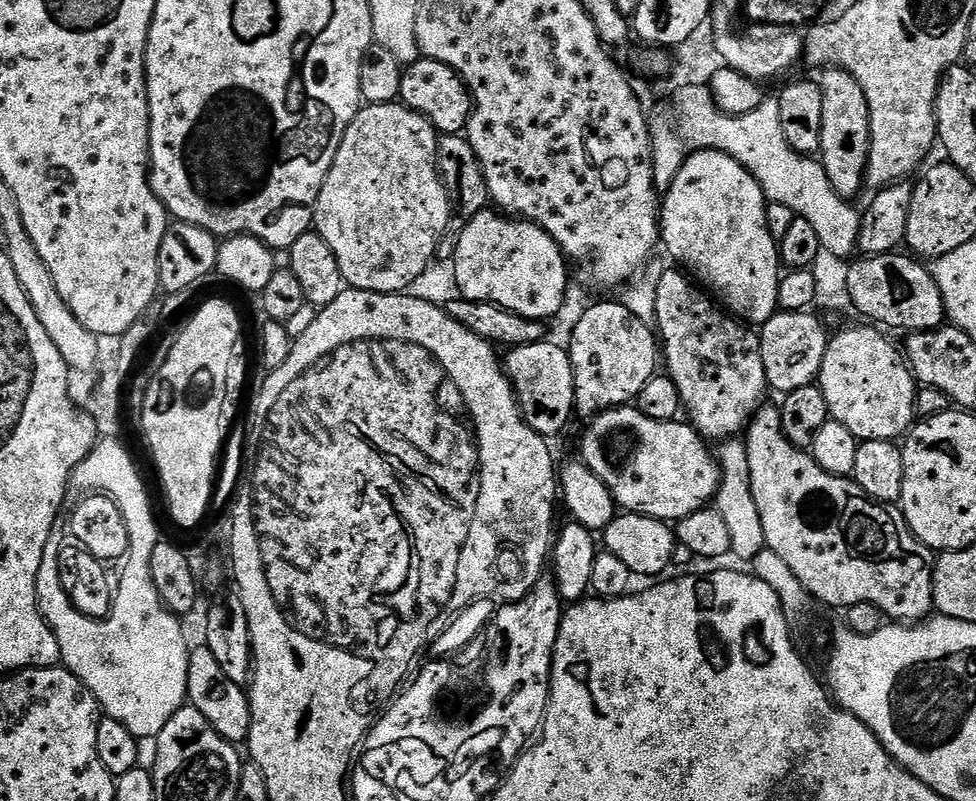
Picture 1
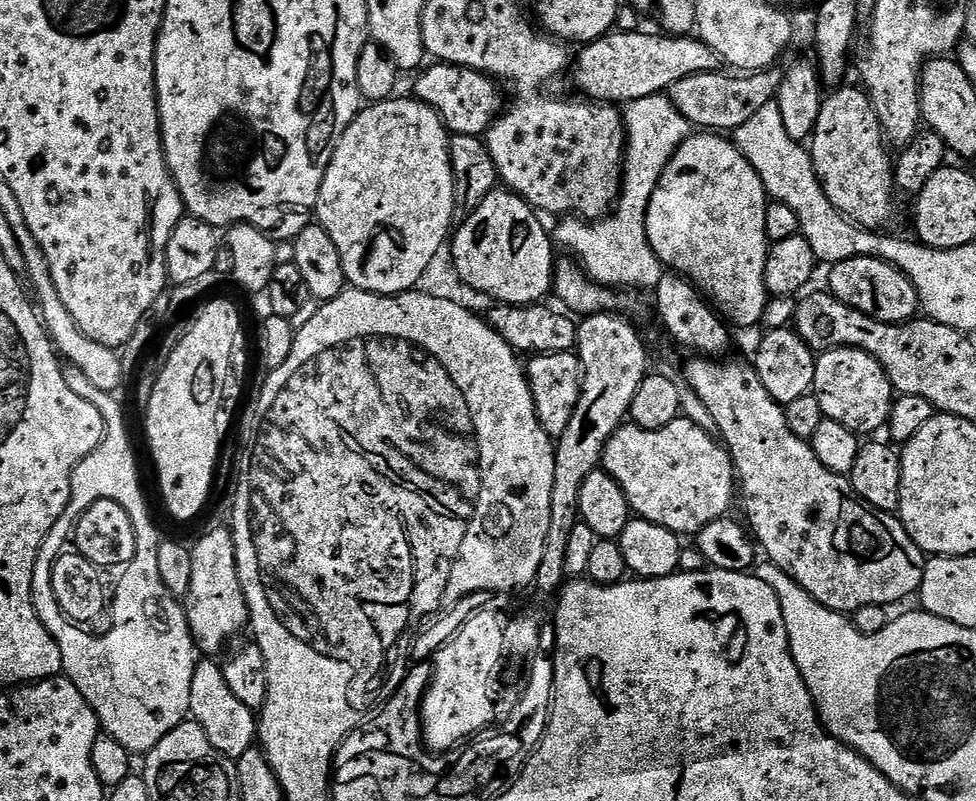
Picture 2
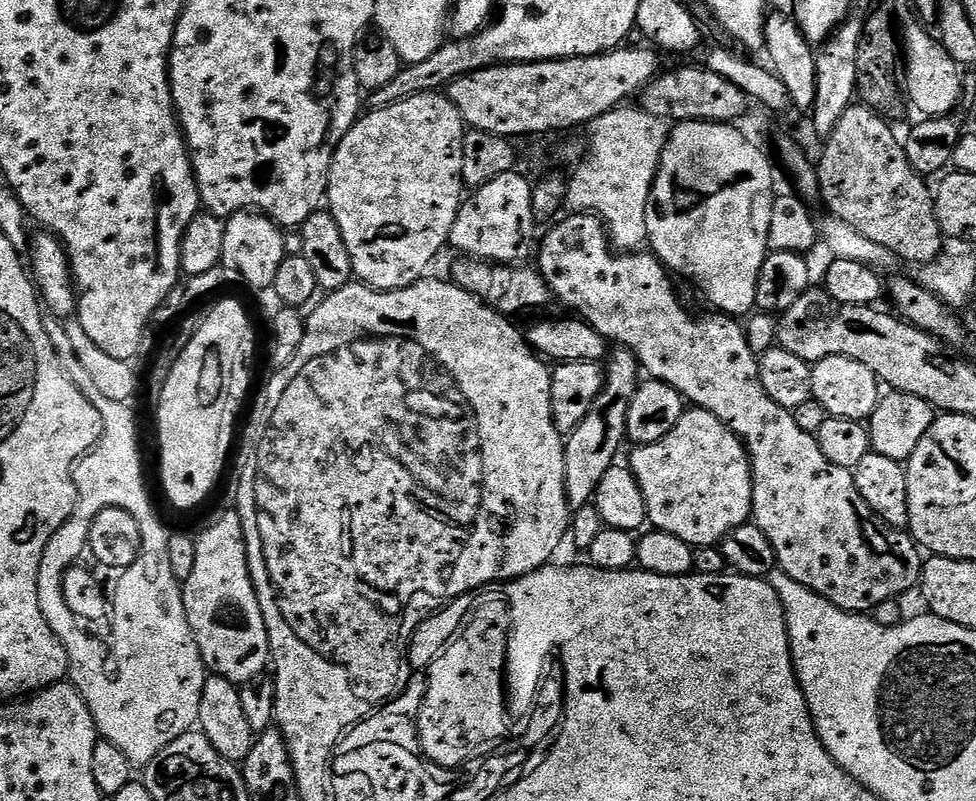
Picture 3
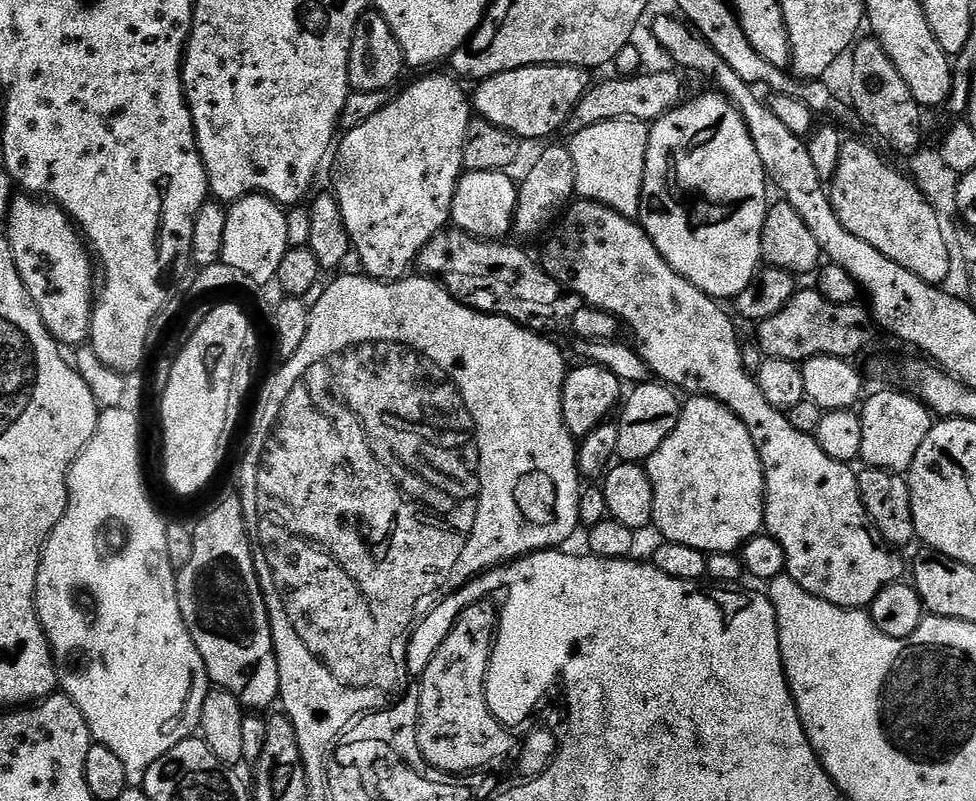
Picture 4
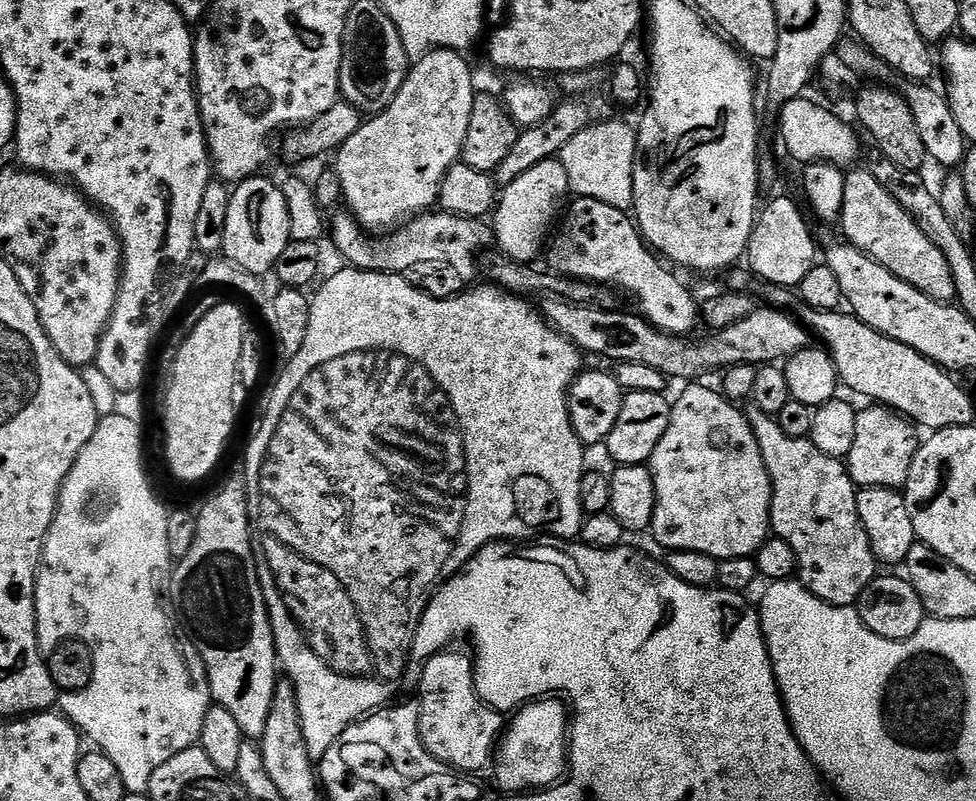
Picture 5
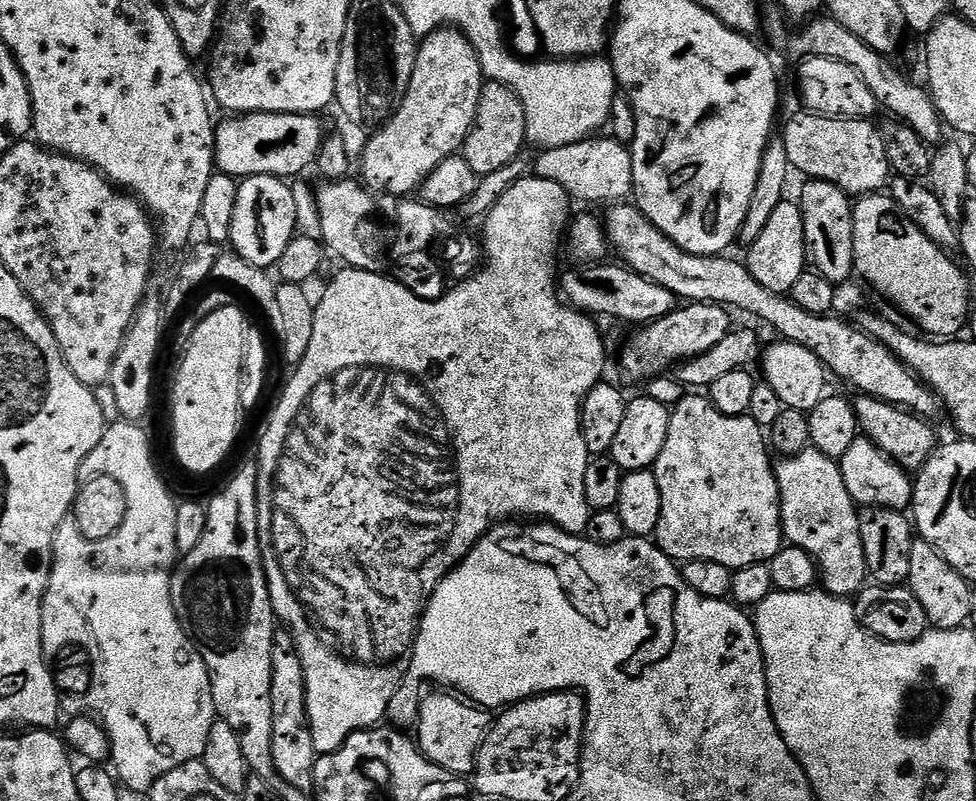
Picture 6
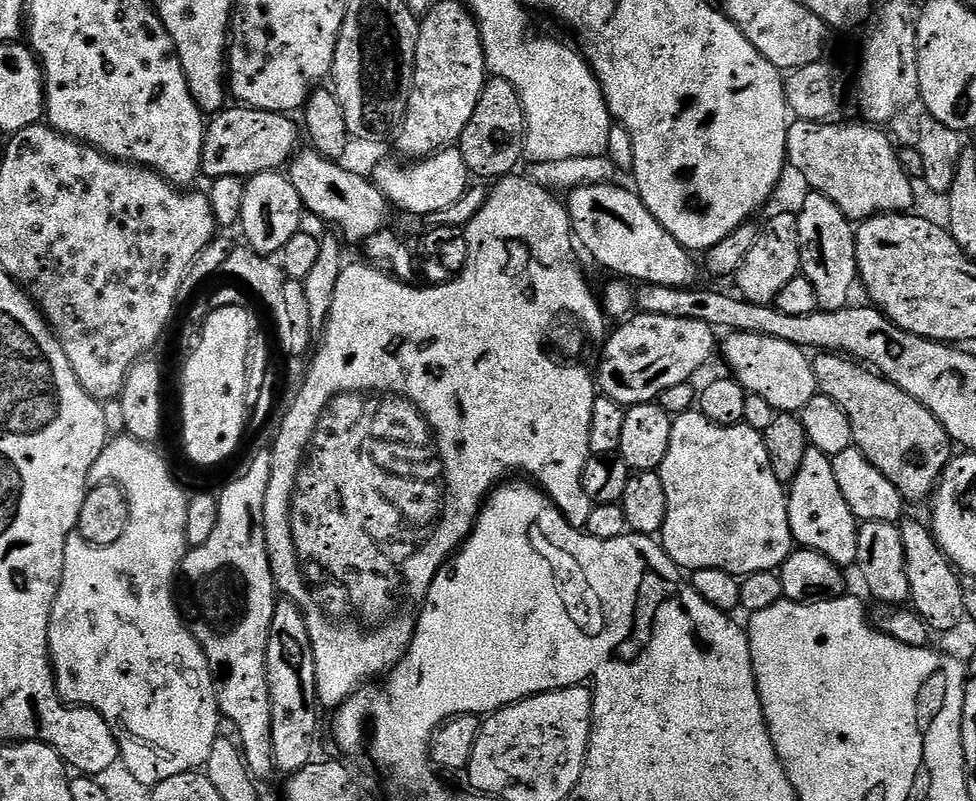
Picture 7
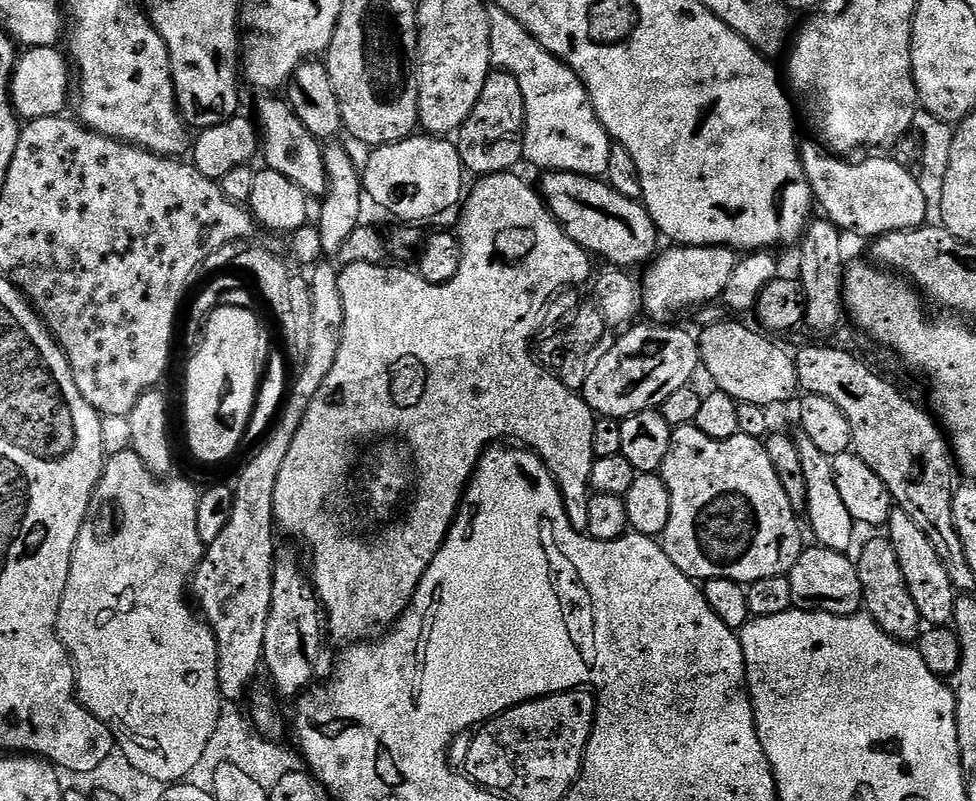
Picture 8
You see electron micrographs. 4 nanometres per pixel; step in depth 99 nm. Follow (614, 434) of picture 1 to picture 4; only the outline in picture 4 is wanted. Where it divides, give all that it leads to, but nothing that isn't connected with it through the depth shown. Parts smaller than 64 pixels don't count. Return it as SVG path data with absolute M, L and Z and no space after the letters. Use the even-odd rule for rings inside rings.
M692 396L688 400L685 399L680 410L678 426L674 426L670 438L666 438L666 442L662 442L662 446L658 446L658 450L654 450L654 454L646 461L646 467L650 482L654 486L654 514L652 515L652 524L654 528L657 528L664 535L661 537L667 543L690 546L694 550L705 554L714 552L739 553L747 540L761 535L764 528L764 467L758 458L758 450L754 446L754 438L750 438L750 430L746 430L744 423L722 402L718 402L709 396Z

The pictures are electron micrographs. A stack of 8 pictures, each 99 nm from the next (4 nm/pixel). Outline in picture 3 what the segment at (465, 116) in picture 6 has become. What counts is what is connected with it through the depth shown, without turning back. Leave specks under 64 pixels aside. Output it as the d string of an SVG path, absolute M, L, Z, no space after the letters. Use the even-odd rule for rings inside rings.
M423 92L414 98L406 98L402 102L385 108L365 111L352 125L352 129L344 135L342 142L336 147L330 166L326 208L331 212L334 222L338 222L338 230L342 230L342 242L346 242L346 250L350 250L352 271L359 283L367 284L369 288L377 288L379 292L393 292L395 288L405 288L415 284L427 273L424 271L431 266L432 259L446 248L450 230L454 226L454 218L458 218L458 210L466 192L466 185L462 178L462 146L465 131L466 125L462 114L458 114L458 106L454 106L454 102L450 102L447 95L440 92Z

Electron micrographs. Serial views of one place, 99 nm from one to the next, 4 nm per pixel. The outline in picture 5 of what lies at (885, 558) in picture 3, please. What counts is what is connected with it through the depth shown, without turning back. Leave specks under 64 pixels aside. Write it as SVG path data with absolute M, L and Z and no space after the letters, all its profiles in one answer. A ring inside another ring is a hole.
M581 196L573 199L571 204L567 209L568 217L567 212L563 217L564 225L563 220L559 225L560 233L558 228L546 252L552 263L551 271L570 280L584 280L611 286L621 293L629 292L640 303L639 315L658 331L687 337L696 320L698 324L698 304L696 308L691 290L671 272L673 269L660 265L661 257L641 236L635 219L625 209L606 206L606 202L598 202L594 198ZM753 411L750 419L754 438L758 438L758 450L762 450L762 462L766 462L766 470L772 483L771 531L775 539L786 542L786 546L794 550L798 579L806 590L810 590L810 594L839 608L853 607L876 579L878 561L872 553L868 535L860 521L856 501L858 489L850 478L847 463L822 454L822 450L818 450L818 446L814 446L811 439L790 438L790 434L785 434L782 426L778 426L774 416Z

